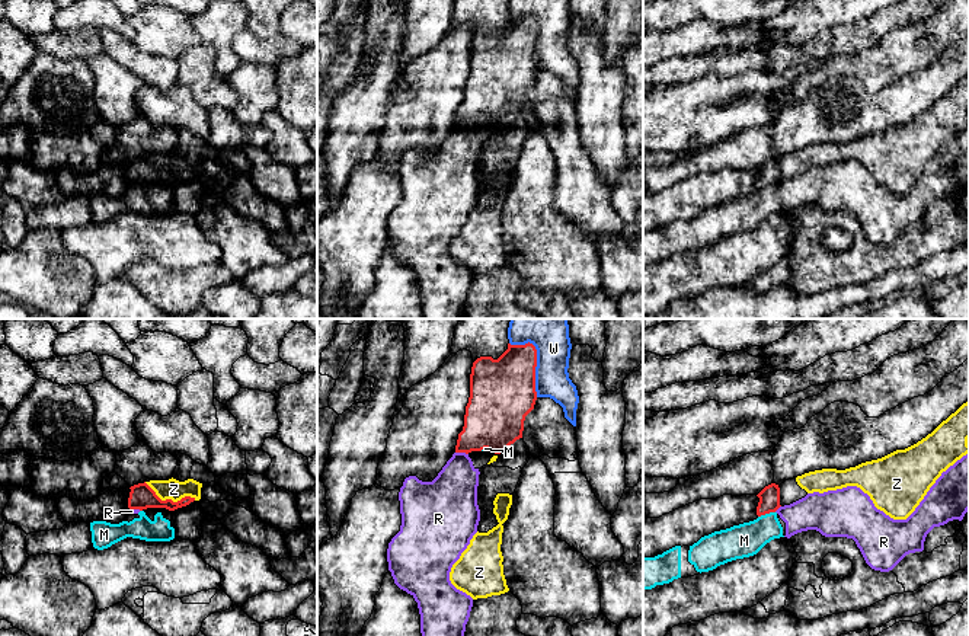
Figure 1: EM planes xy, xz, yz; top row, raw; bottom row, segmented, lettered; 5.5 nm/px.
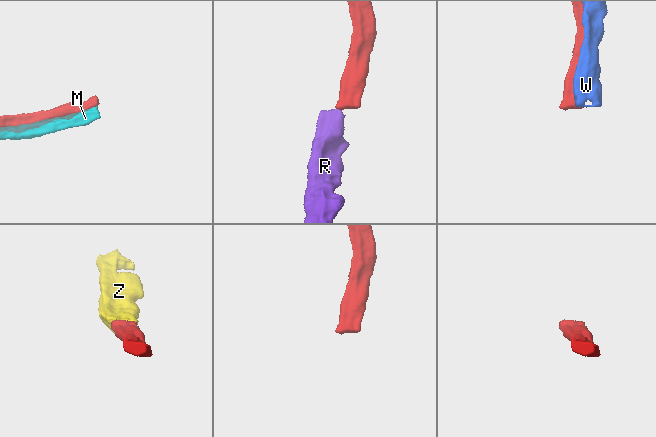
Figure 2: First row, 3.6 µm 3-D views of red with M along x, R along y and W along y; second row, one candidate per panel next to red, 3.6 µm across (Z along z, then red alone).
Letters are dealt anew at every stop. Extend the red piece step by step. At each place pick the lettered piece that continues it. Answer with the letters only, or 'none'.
Z

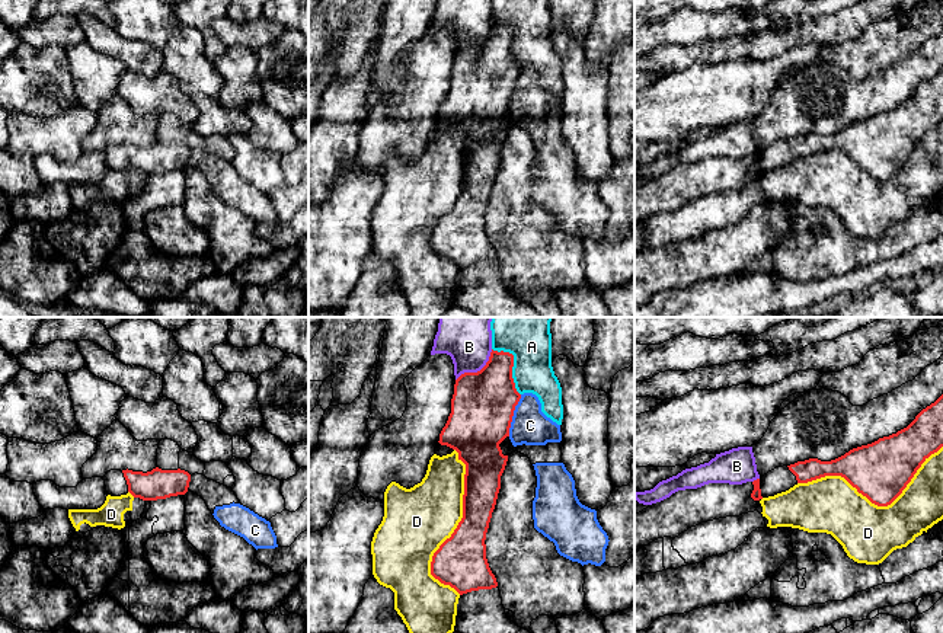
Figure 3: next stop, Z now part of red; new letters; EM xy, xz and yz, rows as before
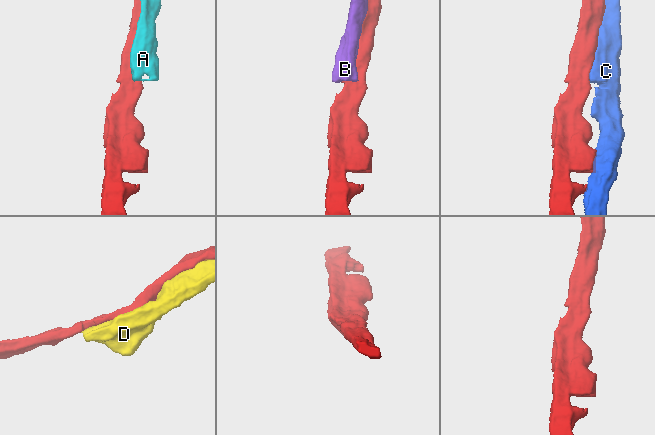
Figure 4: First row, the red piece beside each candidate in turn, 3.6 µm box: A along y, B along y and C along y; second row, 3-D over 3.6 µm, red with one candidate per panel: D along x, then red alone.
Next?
none

